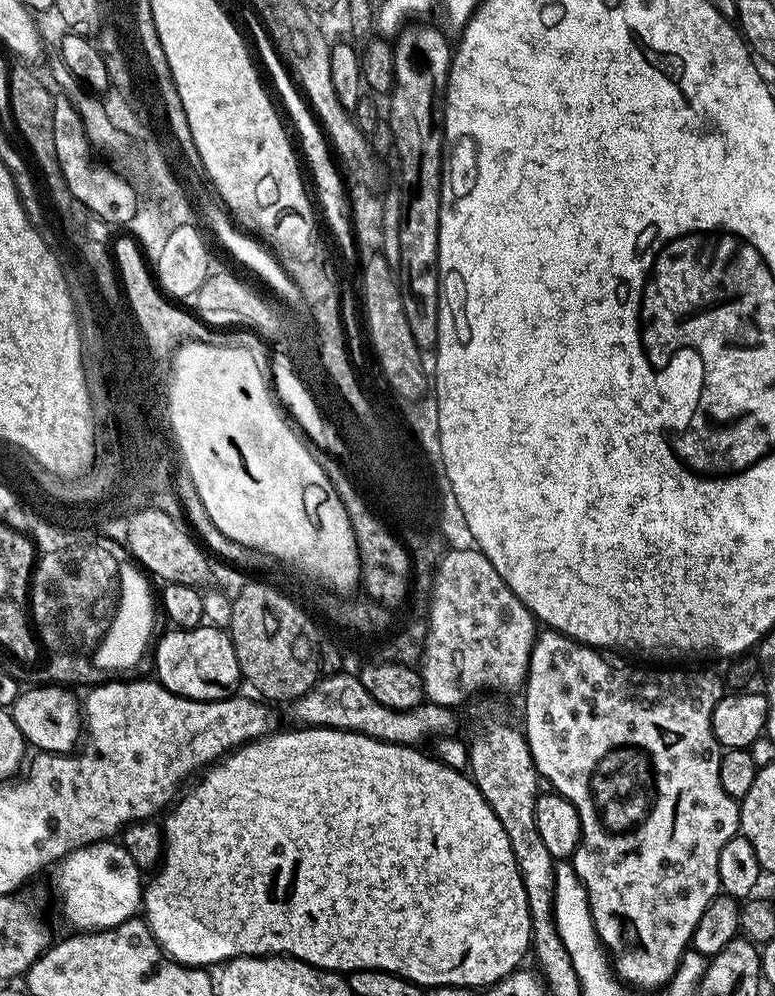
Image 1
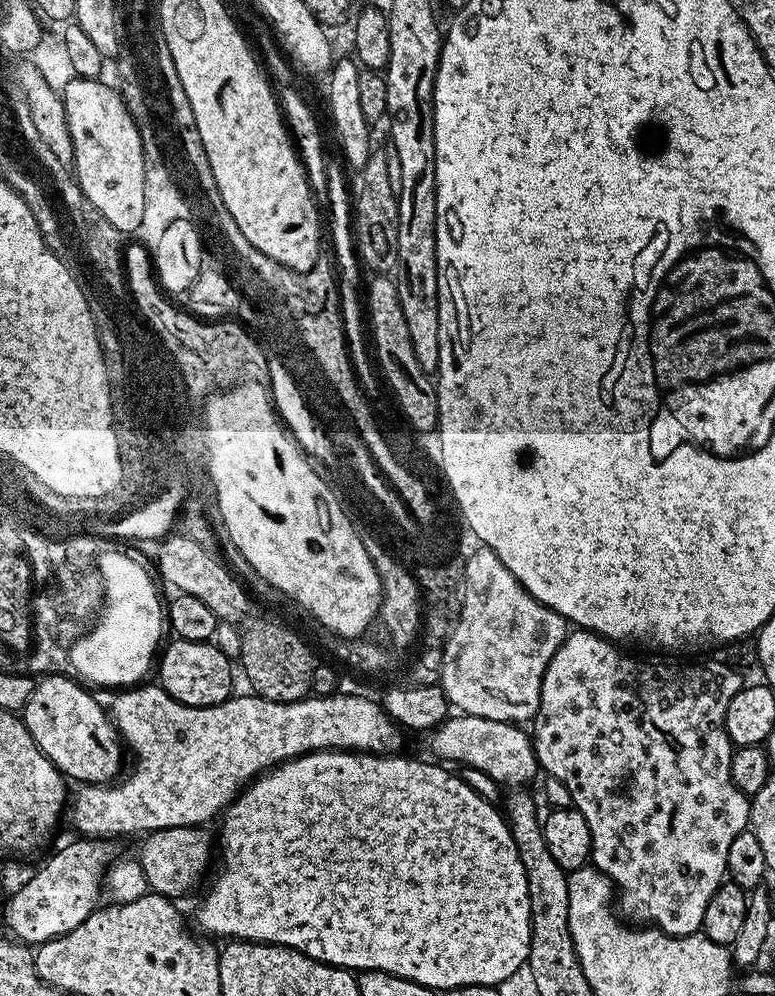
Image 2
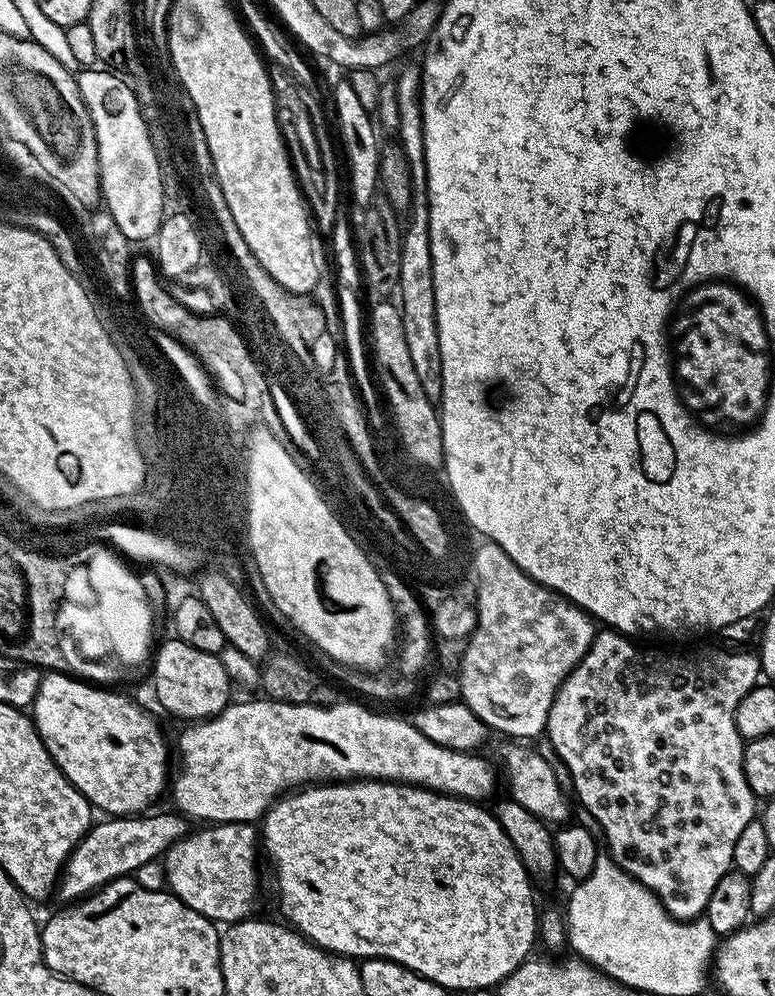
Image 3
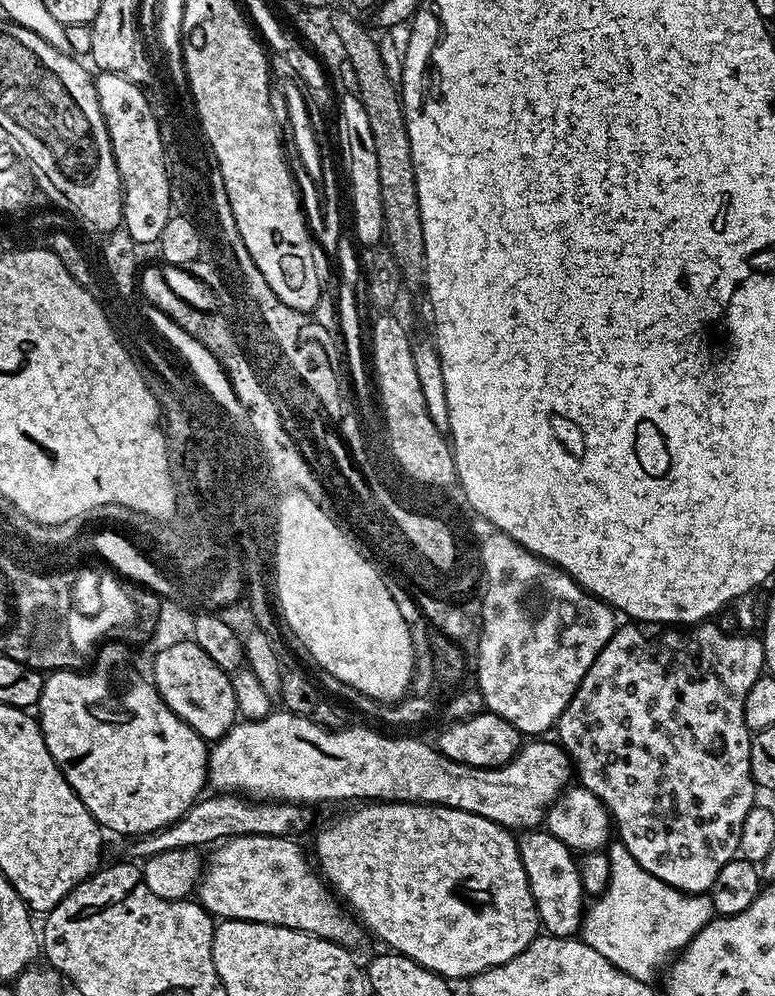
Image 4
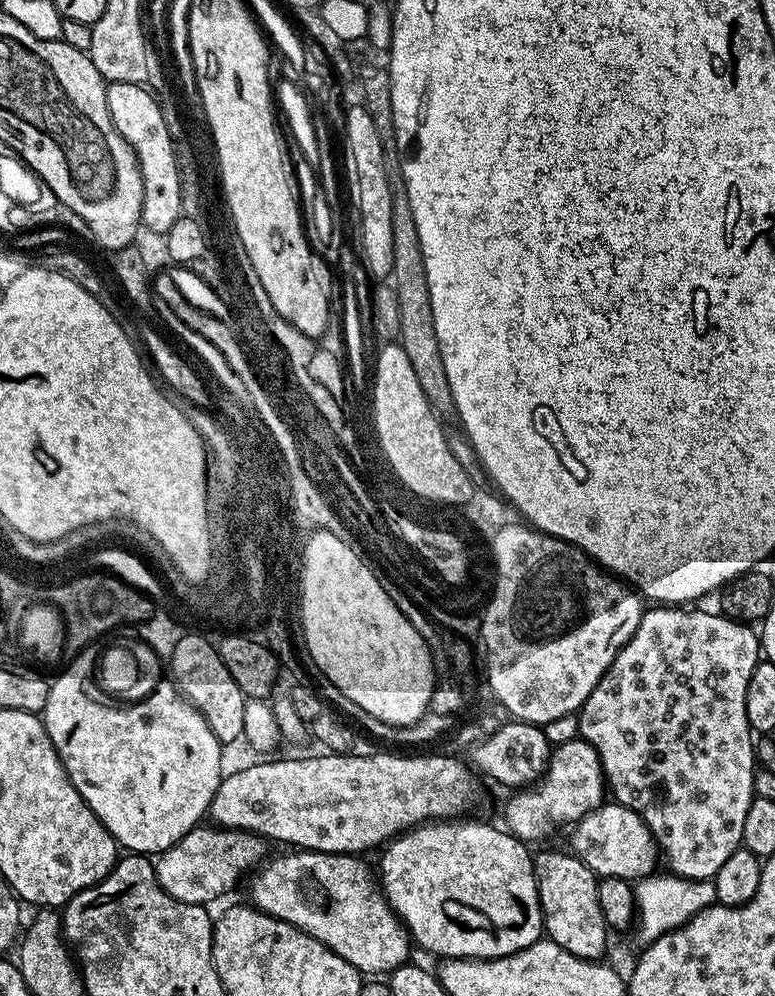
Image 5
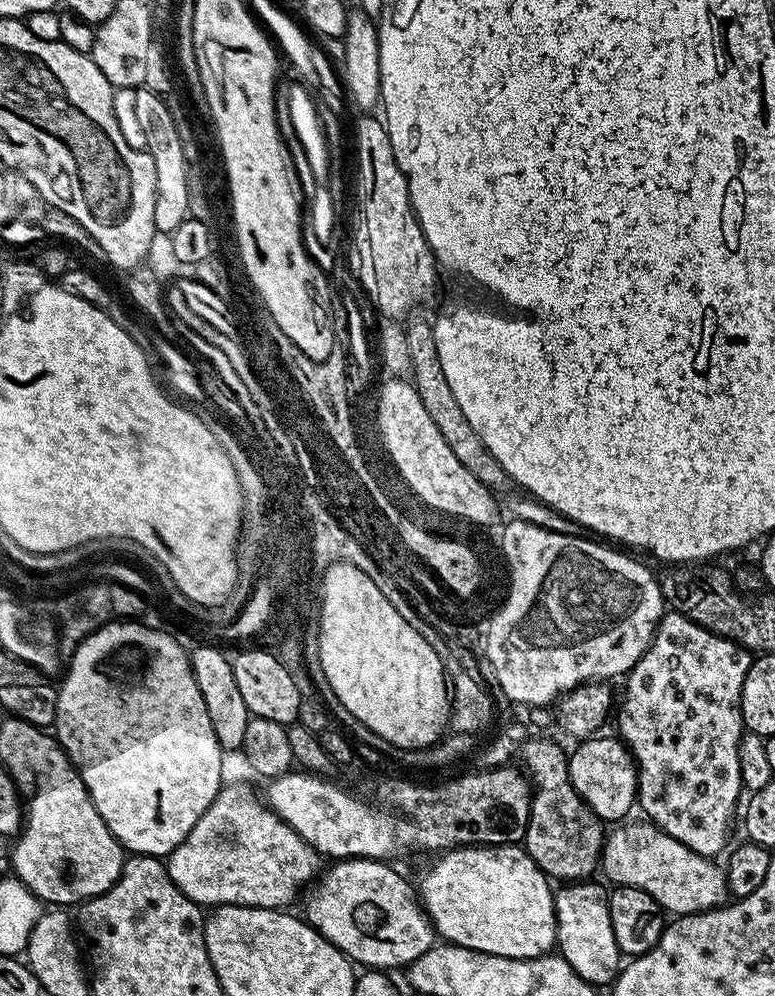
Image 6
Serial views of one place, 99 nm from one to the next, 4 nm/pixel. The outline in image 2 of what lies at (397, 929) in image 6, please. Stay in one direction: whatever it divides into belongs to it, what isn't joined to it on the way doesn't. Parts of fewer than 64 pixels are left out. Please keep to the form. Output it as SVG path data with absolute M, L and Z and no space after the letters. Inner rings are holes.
M203 827L167 828L149 832L139 841L138 859L146 874L149 889L157 896L177 898L184 896L204 876L208 868L208 847L213 847L214 840L204 833Z

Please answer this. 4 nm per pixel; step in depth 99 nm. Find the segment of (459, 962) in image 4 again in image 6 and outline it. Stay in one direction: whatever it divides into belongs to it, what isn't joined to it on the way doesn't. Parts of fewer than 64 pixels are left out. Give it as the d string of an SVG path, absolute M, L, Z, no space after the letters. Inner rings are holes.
M456 846L433 860L418 884L418 899L447 943L519 960L549 955L557 947L553 885L523 847Z

